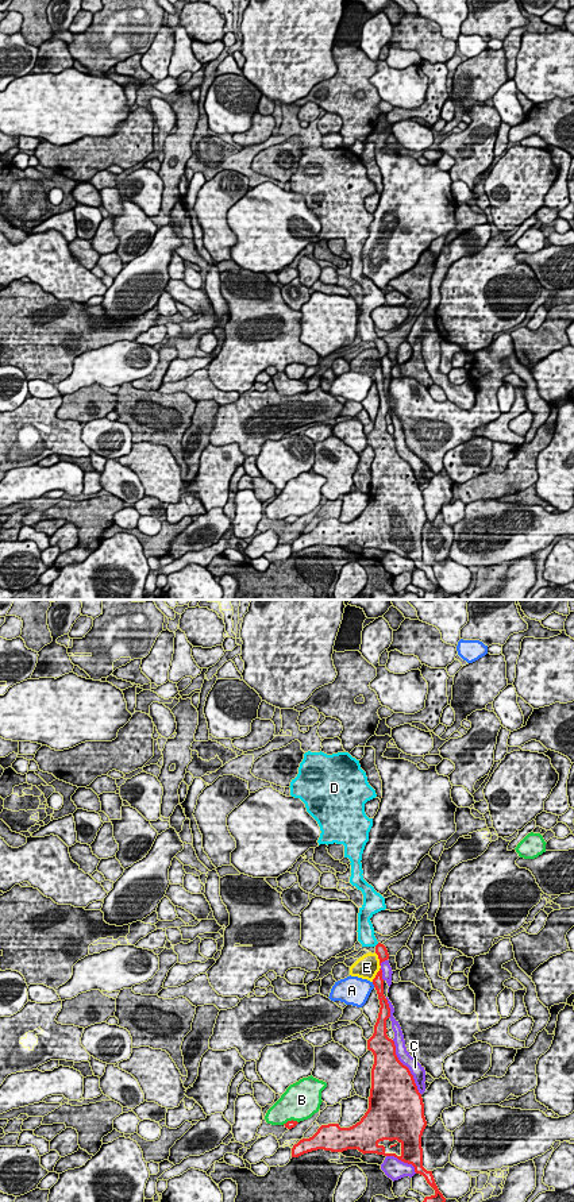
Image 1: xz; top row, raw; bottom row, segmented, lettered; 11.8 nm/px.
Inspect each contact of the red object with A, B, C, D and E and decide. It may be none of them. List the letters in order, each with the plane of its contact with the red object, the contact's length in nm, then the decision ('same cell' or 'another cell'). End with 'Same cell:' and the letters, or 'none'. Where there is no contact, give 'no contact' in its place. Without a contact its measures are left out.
A: meets red in xz; contact 70 nm long; another cell
B: meets red in xz; contact 190 nm long; another cell
C: meets red in xz; contact 750 nm long; another cell
D: meets red in xz; contact 70 nm long; same cell
E: meets red in xz; contact 360 nm long; another cell
Same cell: D

